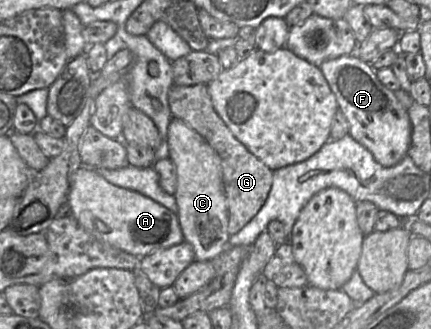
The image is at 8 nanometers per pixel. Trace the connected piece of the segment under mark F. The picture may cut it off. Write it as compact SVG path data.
M354 54L326 60L319 67L336 96L339 109L349 123L349 134L367 148L382 166L392 167L398 164L408 153L412 126L408 110L396 98L394 91L388 89L379 81L375 73L376 70L370 63L360 60Z

